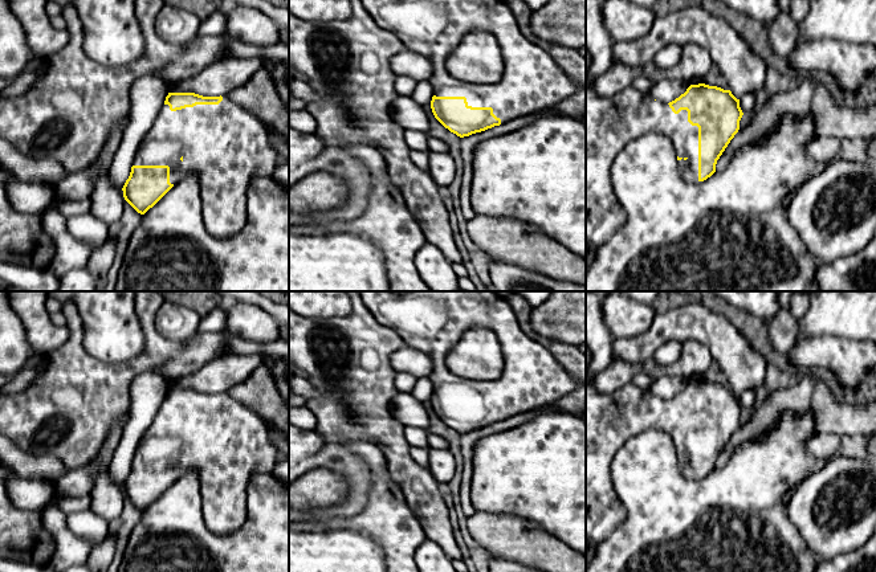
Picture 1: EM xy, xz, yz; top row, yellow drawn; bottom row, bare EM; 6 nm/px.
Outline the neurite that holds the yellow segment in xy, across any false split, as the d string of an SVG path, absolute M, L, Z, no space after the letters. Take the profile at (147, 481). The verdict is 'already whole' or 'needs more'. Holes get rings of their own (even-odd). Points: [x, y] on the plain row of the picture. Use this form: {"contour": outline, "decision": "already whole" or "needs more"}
{"contour": "M168 389L142 437L122 487L140 511L152 504L180 475L193 470L200 481L203 519L215 534L231 534L246 519L248 483L253 474L273 473L280 453L261 418L228 392Z", "decision": "needs more"}

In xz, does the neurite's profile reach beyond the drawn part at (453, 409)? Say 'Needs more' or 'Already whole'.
Needs more

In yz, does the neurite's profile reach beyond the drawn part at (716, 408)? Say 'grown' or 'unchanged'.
grown

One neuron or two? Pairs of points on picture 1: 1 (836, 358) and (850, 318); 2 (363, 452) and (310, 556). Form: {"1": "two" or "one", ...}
{"1": "two", "2": "two"}

